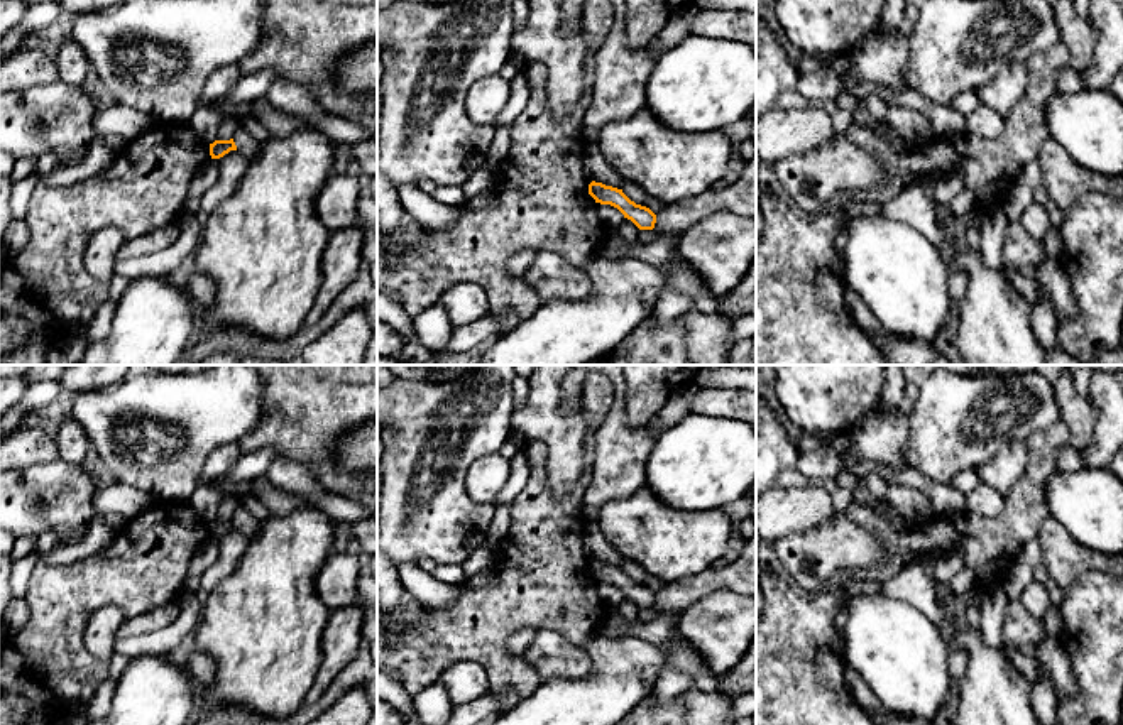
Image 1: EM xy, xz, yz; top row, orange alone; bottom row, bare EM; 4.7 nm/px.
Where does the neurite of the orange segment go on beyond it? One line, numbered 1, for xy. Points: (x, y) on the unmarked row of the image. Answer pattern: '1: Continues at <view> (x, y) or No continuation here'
1: No continuation here

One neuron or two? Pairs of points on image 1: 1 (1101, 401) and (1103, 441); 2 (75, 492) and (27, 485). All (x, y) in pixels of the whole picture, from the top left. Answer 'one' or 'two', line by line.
1: one
2: one

